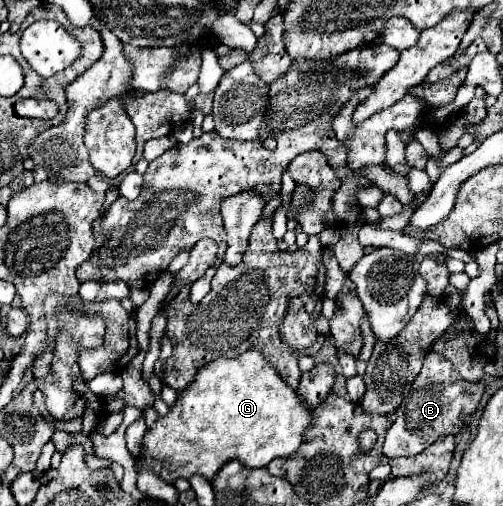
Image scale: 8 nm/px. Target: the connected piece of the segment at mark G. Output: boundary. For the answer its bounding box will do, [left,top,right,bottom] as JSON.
[141,348,313,482]

